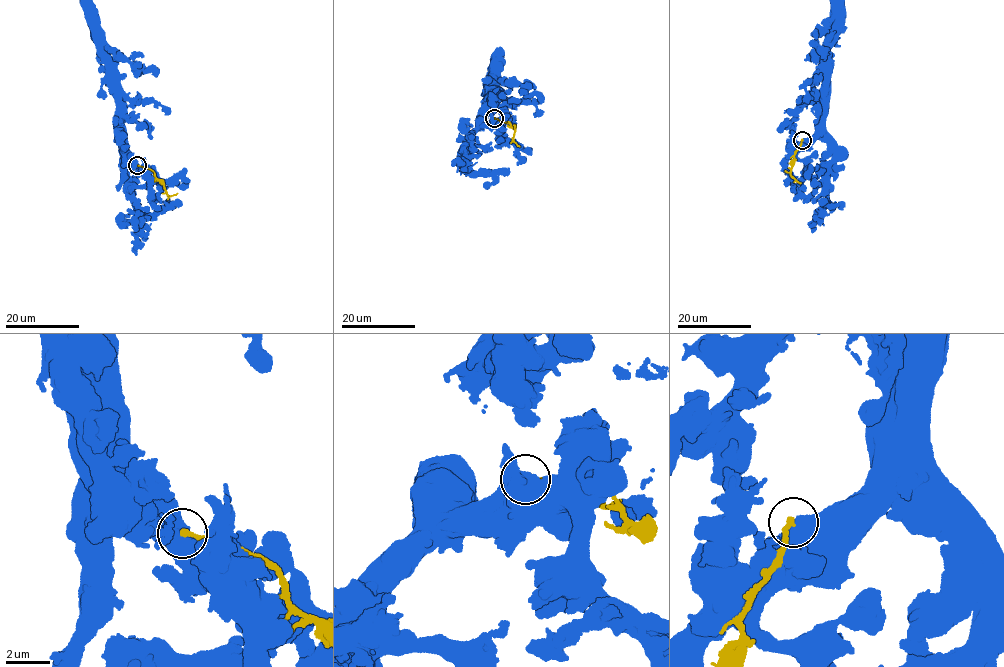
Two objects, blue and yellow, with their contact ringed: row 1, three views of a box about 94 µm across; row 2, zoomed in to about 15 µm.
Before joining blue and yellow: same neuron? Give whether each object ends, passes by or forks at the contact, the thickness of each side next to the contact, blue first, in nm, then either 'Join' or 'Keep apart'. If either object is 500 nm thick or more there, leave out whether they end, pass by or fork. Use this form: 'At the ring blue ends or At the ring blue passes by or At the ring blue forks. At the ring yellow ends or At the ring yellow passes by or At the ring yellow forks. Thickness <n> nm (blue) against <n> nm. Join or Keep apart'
Thickness 900 nm (blue) against 240 nm. Keep apart

